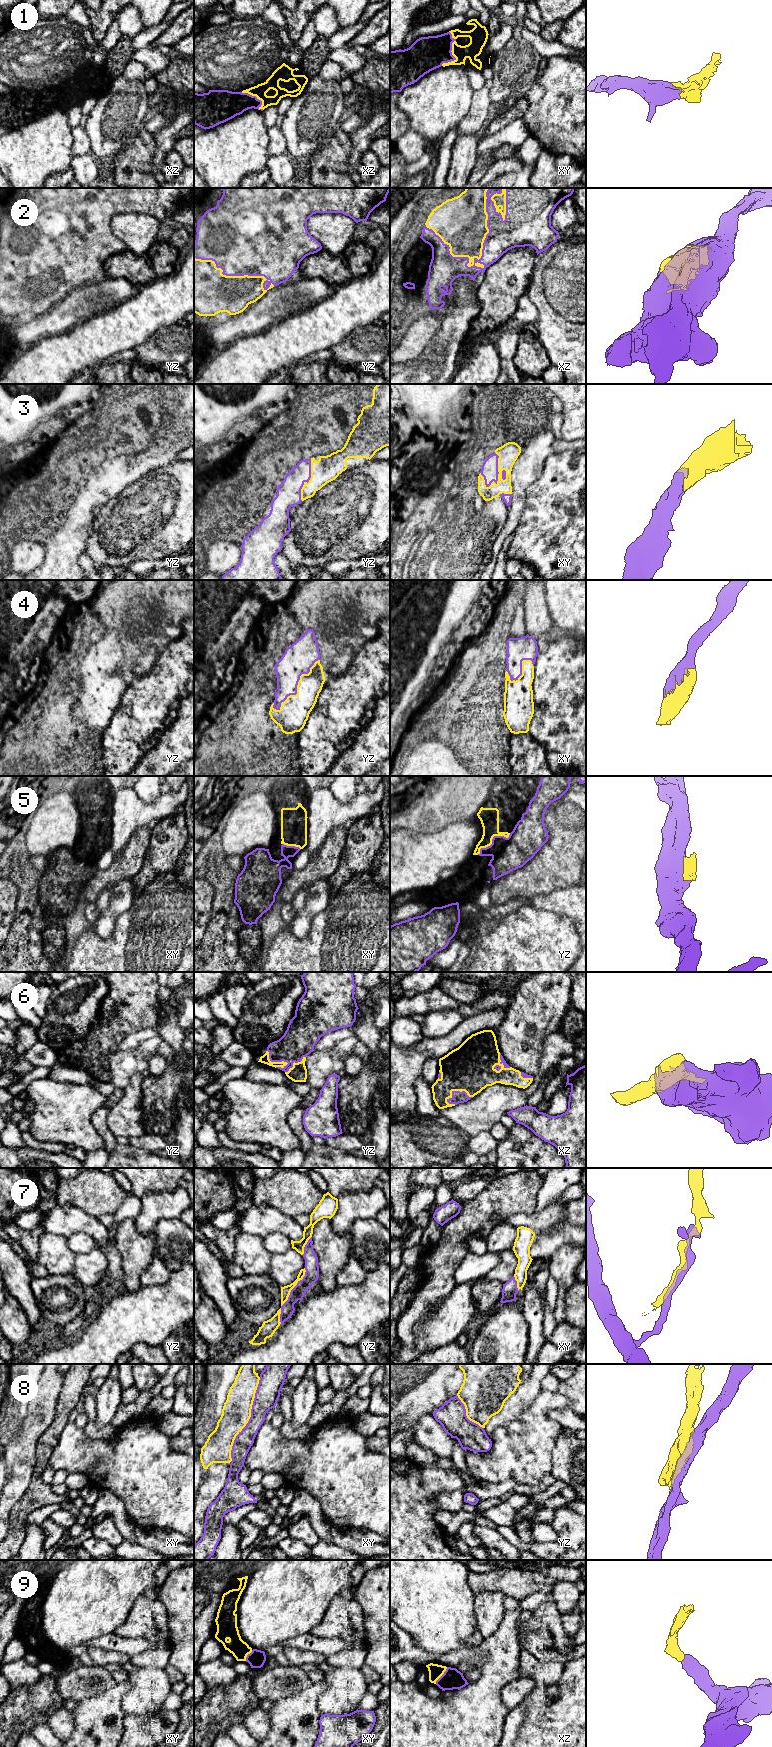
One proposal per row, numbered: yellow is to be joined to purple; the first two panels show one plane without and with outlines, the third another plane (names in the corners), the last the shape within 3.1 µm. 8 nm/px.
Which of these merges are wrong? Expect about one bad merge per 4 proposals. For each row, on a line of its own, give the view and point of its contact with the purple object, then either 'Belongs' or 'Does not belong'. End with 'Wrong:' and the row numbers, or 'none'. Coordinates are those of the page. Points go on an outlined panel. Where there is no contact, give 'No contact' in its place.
1: Touches purple at xy (451, 52). Belongs
2: Touches purple at xz (488, 228). Belongs
3: Touches purple at xy (498, 472). Belongs
4: Touches purple at yz (296, 688). Belongs
5: Touches purple at yz (492, 839). Does not belong
6: Touches purple at xz (457, 1091). Belongs
7: Touches purple at yz (294, 1287). Belongs
8: Touches purple at xy (249, 1419). Does not belong
9: Touches purple at xz (442, 1675). Belongs
Wrong: 5, 8

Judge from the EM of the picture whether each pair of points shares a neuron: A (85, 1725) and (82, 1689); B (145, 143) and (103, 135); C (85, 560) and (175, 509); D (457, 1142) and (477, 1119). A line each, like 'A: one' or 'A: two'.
A: two
B: two
C: two
D: two

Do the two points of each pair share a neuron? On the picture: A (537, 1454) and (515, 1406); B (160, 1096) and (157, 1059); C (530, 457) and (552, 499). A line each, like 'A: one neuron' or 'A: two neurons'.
A: two neurons
B: one neuron
C: two neurons

